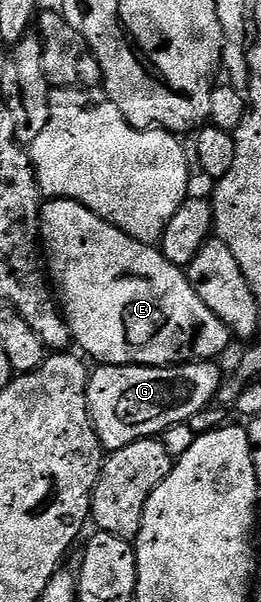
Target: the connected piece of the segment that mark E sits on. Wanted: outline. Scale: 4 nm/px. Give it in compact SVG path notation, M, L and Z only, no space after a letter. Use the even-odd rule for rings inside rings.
M61 197L45 200L40 206L40 240L50 281L58 294L62 312L68 319L73 342L77 346L80 344L90 356L97 357L97 362L106 365L183 365L190 361L212 361L219 353L226 352L228 344L234 341L232 330L228 329L222 319L218 319L218 315L214 315L214 311L210 311L210 307L206 307L206 303L202 303L198 291L194 291L194 287L188 282L187 272L181 266L165 259L155 244L147 245L126 235L106 219L94 215L94 211L90 211L82 203L67 201Z

